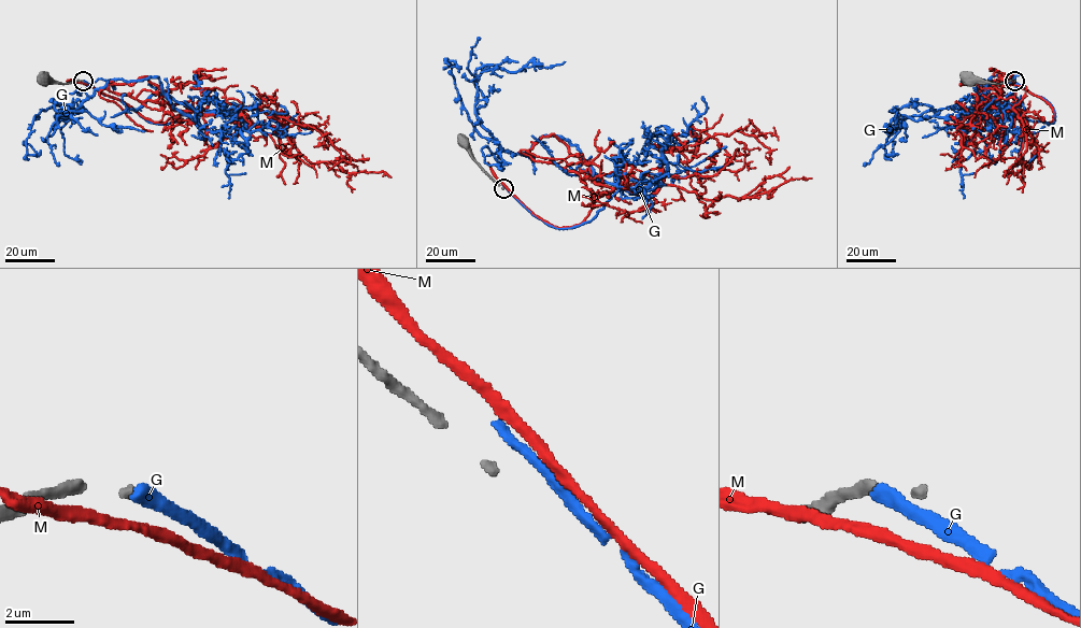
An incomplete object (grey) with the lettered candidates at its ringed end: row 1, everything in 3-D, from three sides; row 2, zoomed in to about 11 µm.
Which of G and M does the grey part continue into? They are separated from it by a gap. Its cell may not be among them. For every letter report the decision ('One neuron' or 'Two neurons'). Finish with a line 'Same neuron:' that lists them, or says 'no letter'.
G: Two neurons
M: Two neurons
Same neuron: no letter

